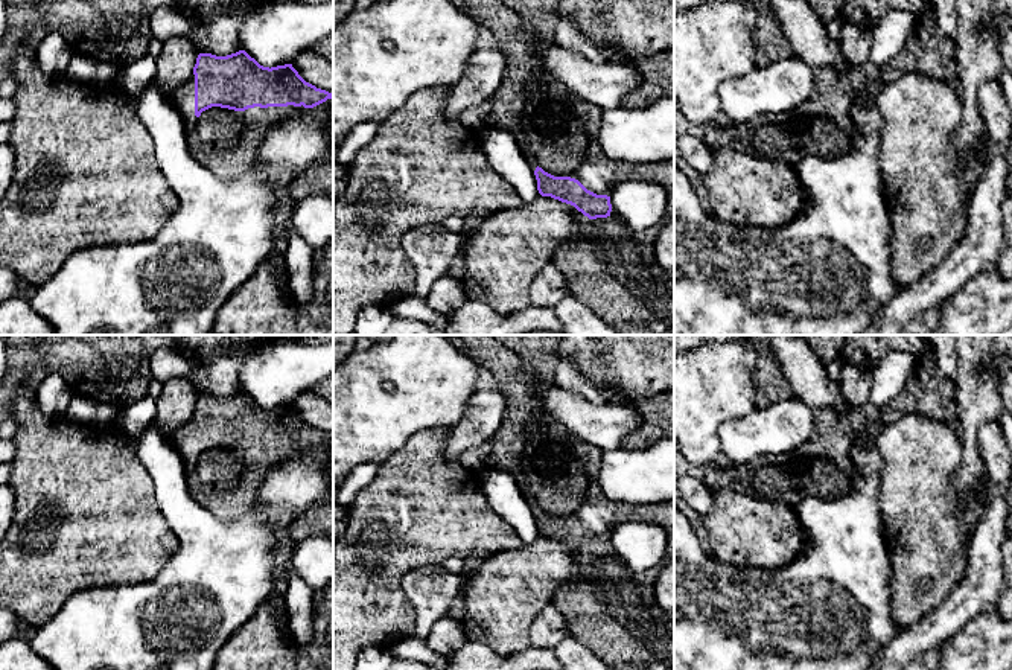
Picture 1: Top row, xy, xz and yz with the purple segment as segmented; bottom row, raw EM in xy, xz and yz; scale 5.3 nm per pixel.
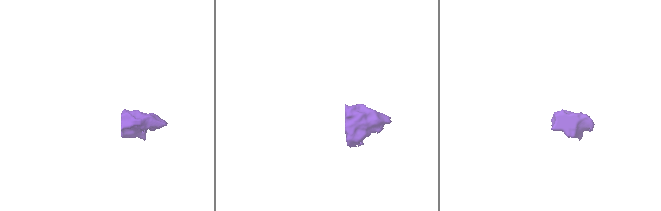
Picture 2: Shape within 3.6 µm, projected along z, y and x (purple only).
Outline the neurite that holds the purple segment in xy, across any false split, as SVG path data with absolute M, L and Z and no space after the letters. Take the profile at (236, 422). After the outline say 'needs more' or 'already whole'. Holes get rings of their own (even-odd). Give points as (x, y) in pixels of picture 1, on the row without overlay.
M245 391L227 397L199 394L192 417L164 437L184 458L193 499L221 519L254 507L266 472L280 460L313 449L333 436L306 423L292 405L263 408Z; needs more

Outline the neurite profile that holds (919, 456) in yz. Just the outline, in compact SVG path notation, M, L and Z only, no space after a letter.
M915 413L886 426L875 446L881 457L878 502L890 553L892 614L904 629L934 611L962 582L968 566L971 539L962 531L959 499L950 492L963 448L959 434L945 422Z

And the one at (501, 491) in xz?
M484 467L476 475L481 489L492 507L519 534L522 544L531 544L540 538L536 516L524 498L514 477L510 472Z

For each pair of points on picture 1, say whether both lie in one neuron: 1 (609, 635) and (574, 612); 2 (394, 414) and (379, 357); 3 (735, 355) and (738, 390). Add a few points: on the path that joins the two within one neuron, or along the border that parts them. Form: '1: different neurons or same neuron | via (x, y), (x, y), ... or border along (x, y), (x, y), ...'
1: same neuron | via (600, 626), (583, 612)
2: same neuron | via (381, 401), (378, 398), (378, 370)
3: same neuron | via (735, 364), (735, 381)

